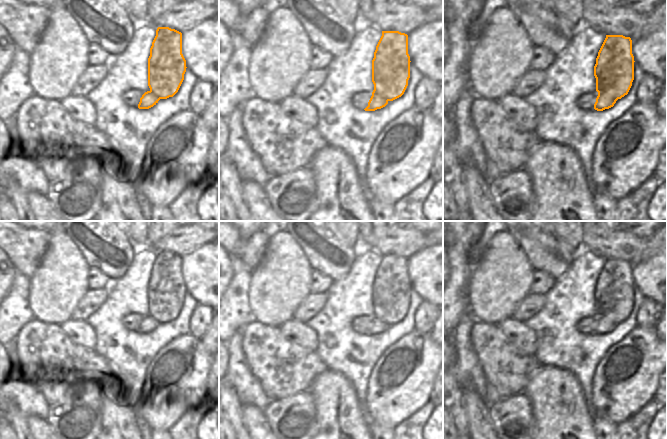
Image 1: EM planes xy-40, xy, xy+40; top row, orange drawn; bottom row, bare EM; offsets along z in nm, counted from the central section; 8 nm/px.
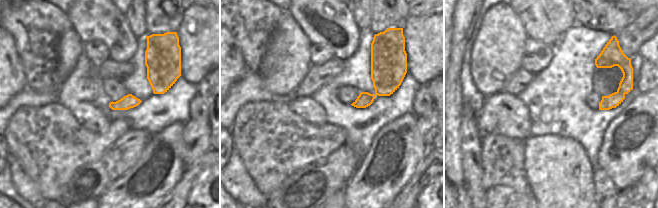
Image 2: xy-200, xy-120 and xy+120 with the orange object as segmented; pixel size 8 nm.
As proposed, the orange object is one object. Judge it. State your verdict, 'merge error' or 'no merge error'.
merge error

